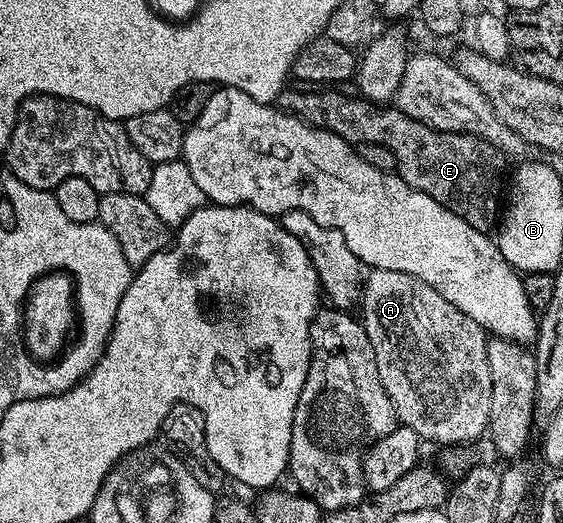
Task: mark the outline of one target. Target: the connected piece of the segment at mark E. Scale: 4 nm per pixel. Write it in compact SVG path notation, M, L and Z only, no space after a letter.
M338 89L298 90L302 91L283 90L277 96L277 106L298 116L312 127L322 127L325 131L344 137L344 141L351 145L379 143L392 149L398 162L396 174L408 186L420 193L428 193L432 201L444 205L449 211L456 213L456 217L468 221L472 229L487 233L495 230L500 219L498 202L501 204L504 199L499 148L472 135L457 135L451 131L432 129L408 117L394 105L381 109L361 97L349 99L348 96L341 95L338 92L341 90Z

